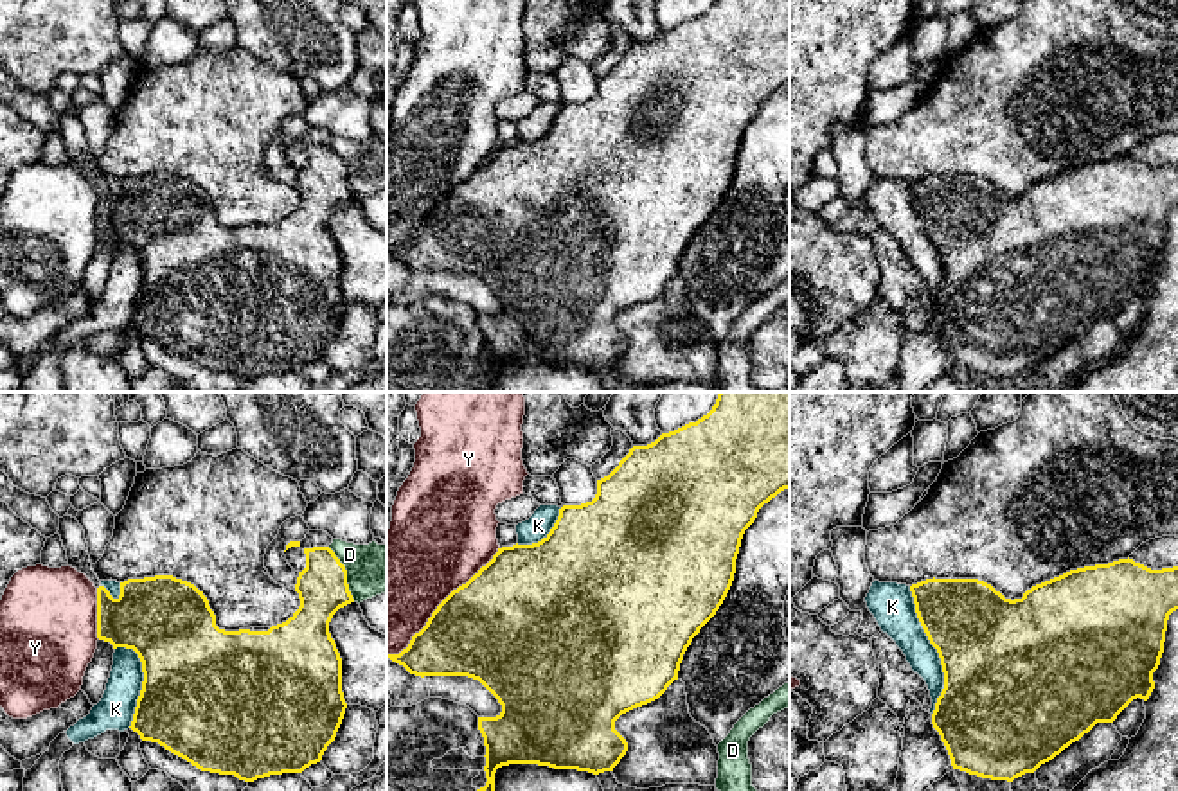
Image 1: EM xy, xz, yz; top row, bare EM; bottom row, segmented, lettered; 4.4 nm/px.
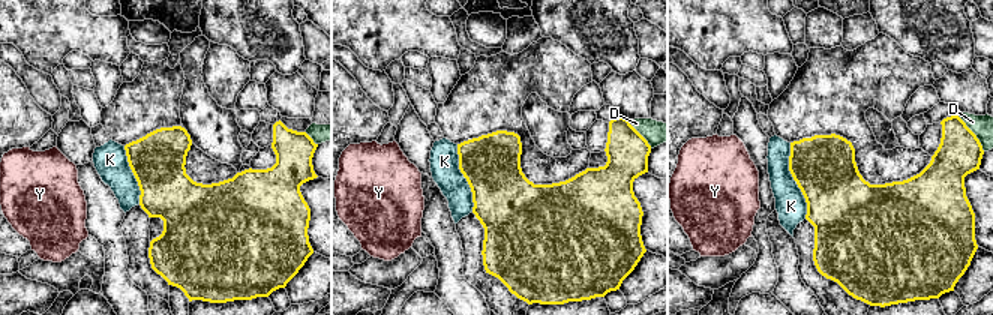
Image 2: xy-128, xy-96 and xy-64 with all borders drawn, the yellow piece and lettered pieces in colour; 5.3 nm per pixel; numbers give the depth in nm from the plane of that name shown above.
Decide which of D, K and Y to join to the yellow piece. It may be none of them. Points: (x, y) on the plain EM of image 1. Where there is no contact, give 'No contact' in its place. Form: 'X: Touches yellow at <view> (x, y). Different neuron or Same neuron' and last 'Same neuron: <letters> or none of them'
D: Touches yellow at xy (346, 171). Different neuron
K: Touches yellow at yz (937, 248). Different neuron
Y: Touches yellow at xz (439, 202). Different neuron
Same neuron: none of them

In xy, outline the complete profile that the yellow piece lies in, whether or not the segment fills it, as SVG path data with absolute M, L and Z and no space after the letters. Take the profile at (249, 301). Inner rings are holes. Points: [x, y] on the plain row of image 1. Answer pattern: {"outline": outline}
{"outline": "M329 144L304 151L306 165L295 182L300 203L268 228L219 227L203 189L173 173L128 176L117 196L97 185L97 236L113 246L133 246L142 259L144 279L129 324L142 338L158 340L201 369L245 379L302 370L322 358L347 306L329 219L354 196L347 167Z"}

